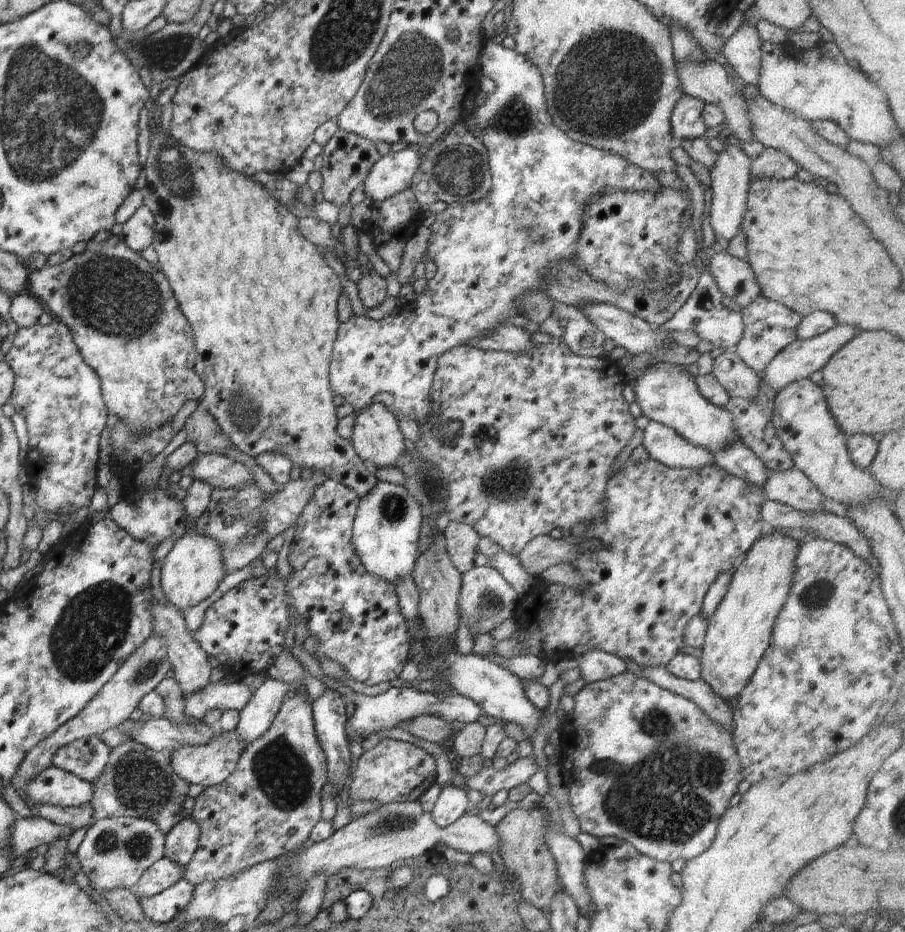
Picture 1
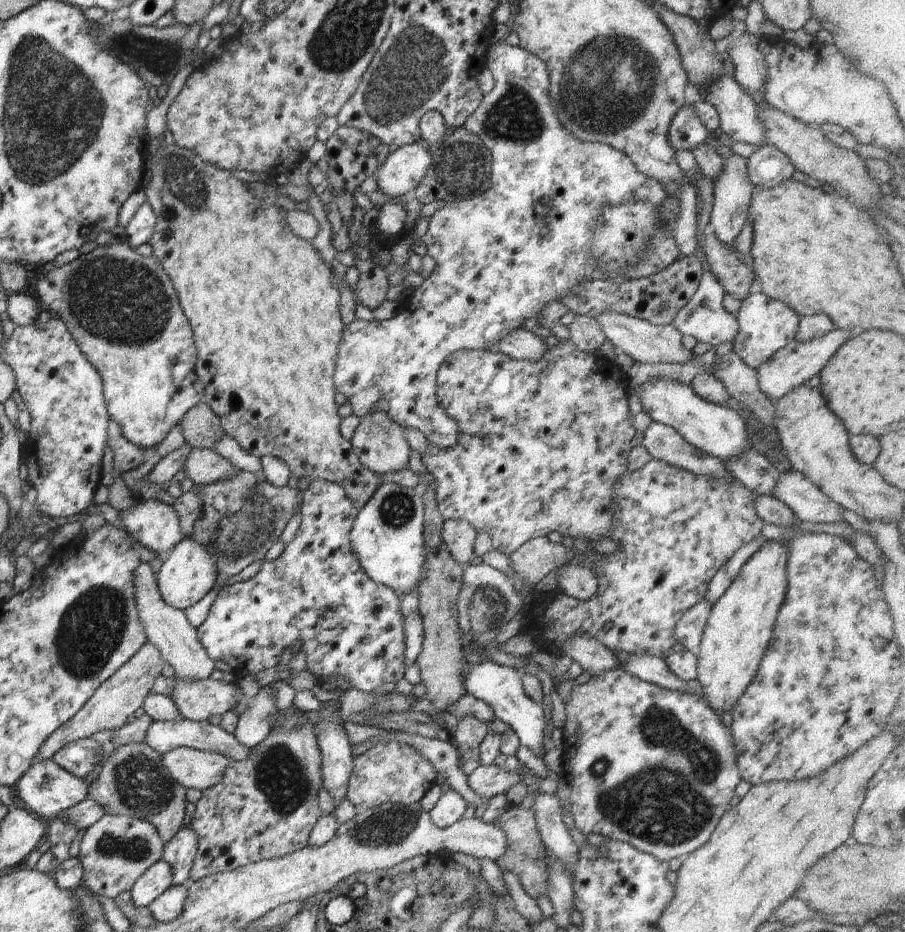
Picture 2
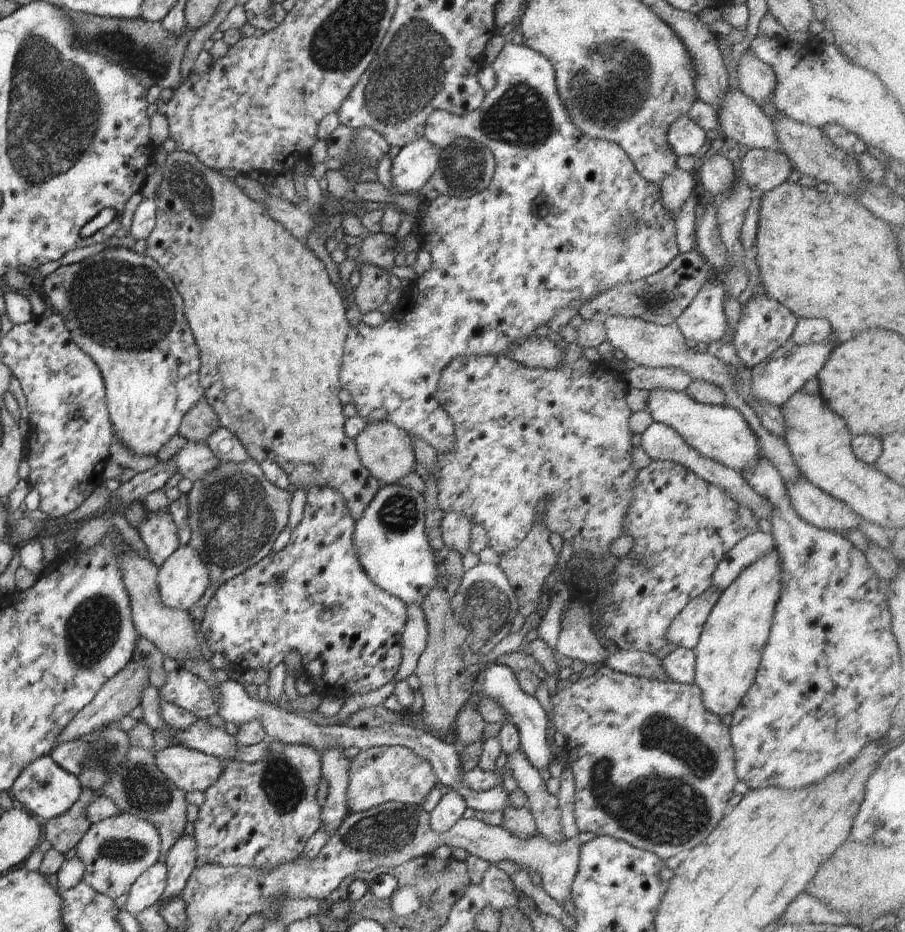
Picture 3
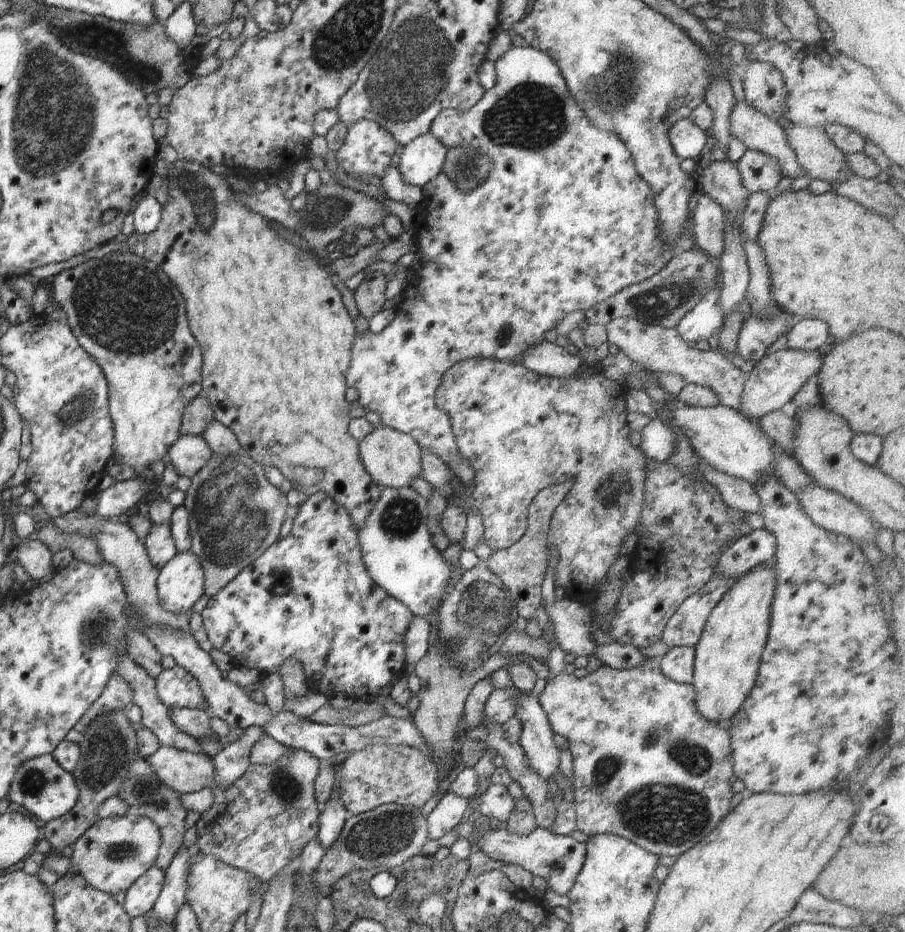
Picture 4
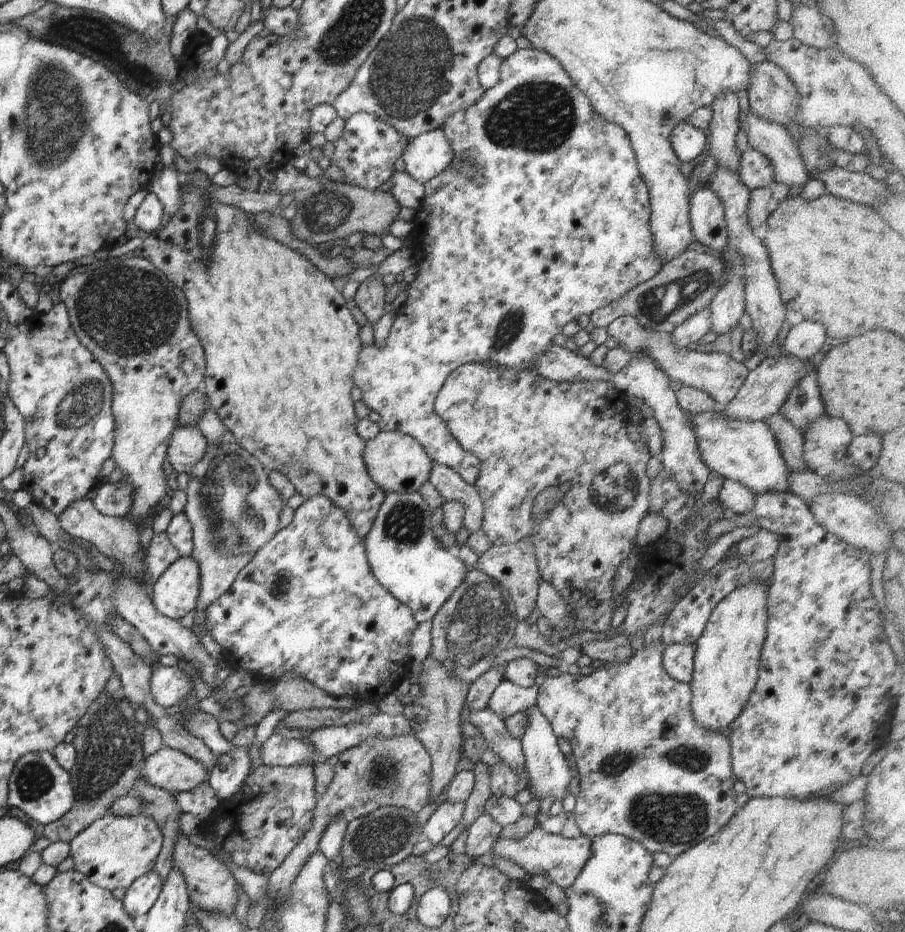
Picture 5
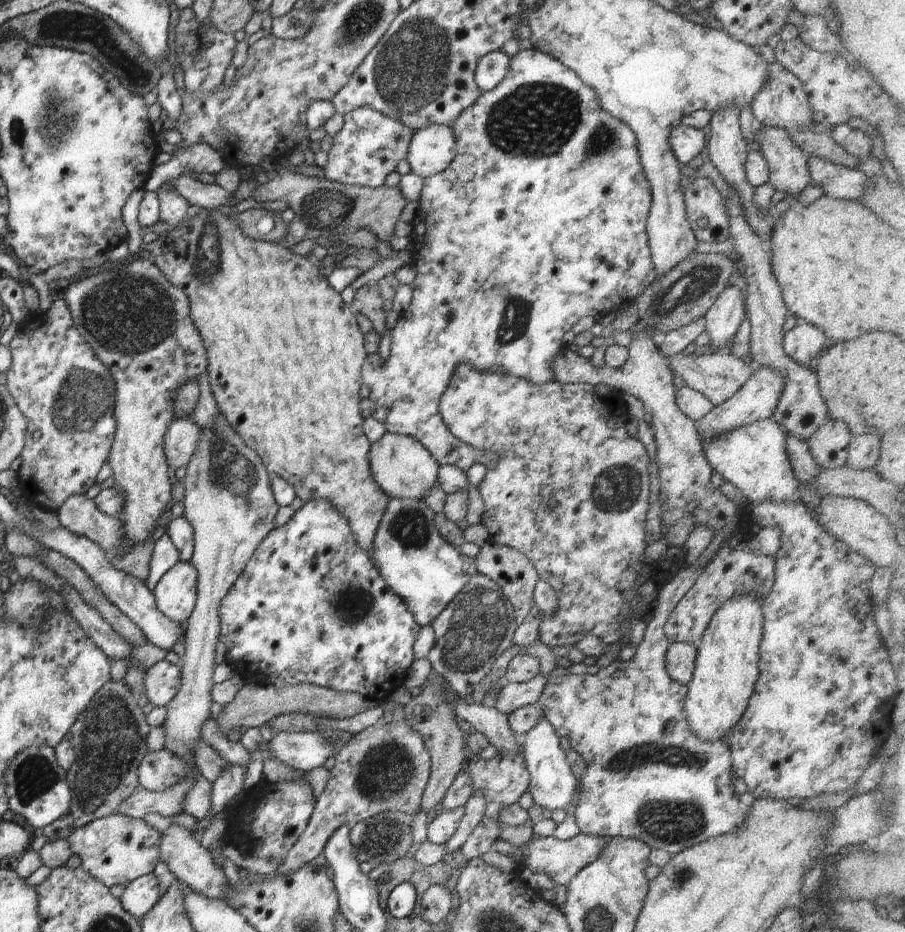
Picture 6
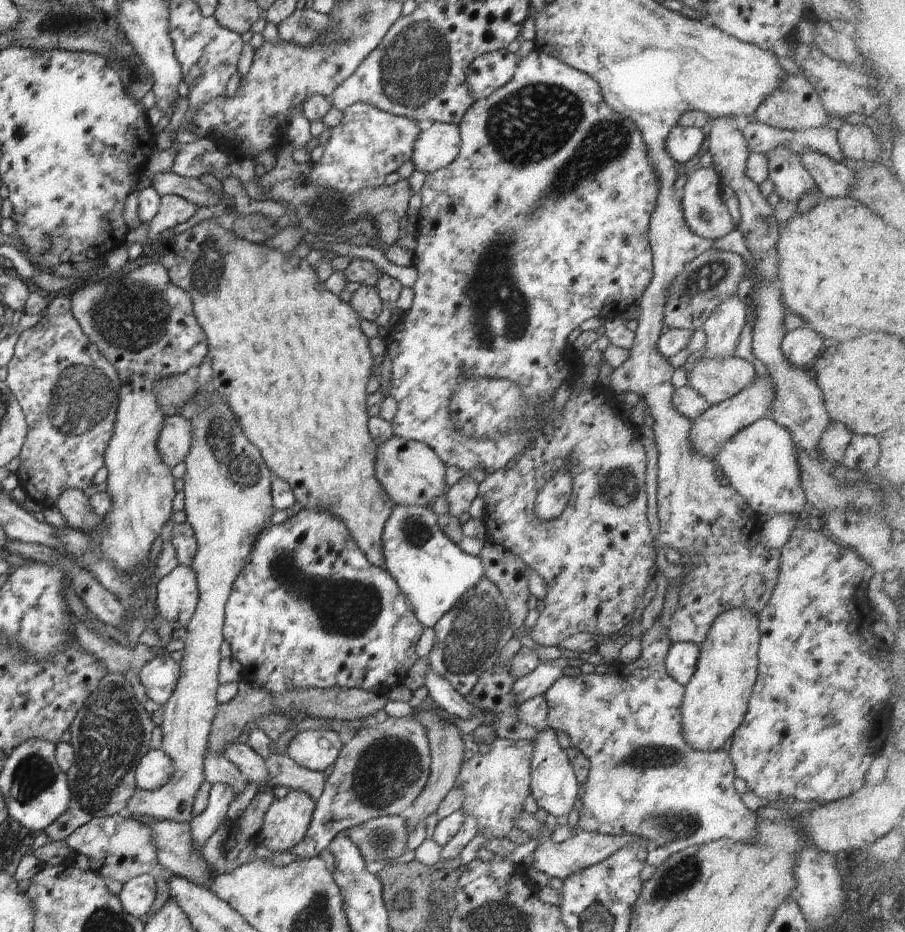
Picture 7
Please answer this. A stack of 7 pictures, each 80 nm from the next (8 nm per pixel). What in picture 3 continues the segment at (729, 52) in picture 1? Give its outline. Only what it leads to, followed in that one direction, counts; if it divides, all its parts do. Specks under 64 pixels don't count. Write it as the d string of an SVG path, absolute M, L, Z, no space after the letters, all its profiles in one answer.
M746 49L736 68L739 89L758 106L771 102L772 91L776 88L776 75L769 64L758 60Z

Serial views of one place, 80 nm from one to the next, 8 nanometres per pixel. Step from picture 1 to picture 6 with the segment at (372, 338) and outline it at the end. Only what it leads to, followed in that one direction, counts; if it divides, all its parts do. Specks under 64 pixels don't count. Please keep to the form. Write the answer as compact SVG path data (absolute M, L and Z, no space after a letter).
M537 49L520 50L510 60L508 72L504 80L490 92L483 92L475 103L464 110L458 120L452 124L452 134L456 140L457 154L452 163L440 174L424 178L422 193L420 194L420 209L412 221L414 232L412 239L414 248L410 252L411 261L417 270L417 276L412 282L412 303L407 310L391 318L392 345L388 360L383 360L379 354L367 354L360 381L362 385L370 388L369 399L377 407L388 408L386 416L387 433L398 436L410 436L424 444L424 448L434 456L434 460L441 466L453 465L467 473L474 464L482 464L487 469L495 468L500 454L486 449L476 449L470 444L462 442L448 430L444 423L438 406L444 390L448 388L454 372L461 365L470 365L478 372L499 370L510 376L516 376L530 384L548 384L556 382L552 366L554 356L563 351L562 338L567 331L581 318L586 316L598 317L602 310L607 310L613 300L621 300L624 306L630 300L642 294L656 279L656 272L651 260L651 251L648 246L647 220L652 205L652 192L650 182L644 174L638 140L636 134L630 130L628 124L608 116L606 110L598 106L598 98L584 80L555 60L551 55Z

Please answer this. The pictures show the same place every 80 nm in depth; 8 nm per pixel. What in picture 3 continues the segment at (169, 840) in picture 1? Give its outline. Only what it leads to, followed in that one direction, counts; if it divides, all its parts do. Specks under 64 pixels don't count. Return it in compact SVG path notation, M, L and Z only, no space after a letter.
M182 835L165 856L168 868L167 885L158 903L167 903L168 899L178 896L184 890L189 876L197 864L197 842L193 835Z

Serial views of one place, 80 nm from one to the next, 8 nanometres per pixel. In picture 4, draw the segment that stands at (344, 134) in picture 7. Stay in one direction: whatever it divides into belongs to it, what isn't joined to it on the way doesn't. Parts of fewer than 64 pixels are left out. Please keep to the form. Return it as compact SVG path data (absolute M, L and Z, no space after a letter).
M368 119L359 120L348 128L344 144L337 150L336 161L340 162L348 175L354 174L356 180L358 176L360 182L370 184L370 179L374 176L382 178L396 150L397 142L393 136L385 128Z

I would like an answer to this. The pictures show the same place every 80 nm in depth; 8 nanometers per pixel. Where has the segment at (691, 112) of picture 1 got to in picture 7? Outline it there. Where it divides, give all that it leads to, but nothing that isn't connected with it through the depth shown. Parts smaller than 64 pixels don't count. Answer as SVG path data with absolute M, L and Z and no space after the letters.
M675 125L664 140L668 156L678 164L694 158L702 146L706 146L706 139L701 130L695 127Z

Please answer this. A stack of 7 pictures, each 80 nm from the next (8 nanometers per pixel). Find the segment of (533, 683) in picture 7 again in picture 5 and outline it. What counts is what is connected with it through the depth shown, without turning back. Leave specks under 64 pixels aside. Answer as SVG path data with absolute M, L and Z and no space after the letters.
M504 678L494 689L487 708L506 720L509 716L534 706L538 693L539 688L536 684L524 688Z

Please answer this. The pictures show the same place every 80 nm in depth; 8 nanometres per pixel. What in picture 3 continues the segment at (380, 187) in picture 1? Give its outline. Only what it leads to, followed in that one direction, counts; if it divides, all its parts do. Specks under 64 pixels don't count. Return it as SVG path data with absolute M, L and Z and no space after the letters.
M424 136L404 145L391 160L391 183L402 194L418 194L438 168L439 150Z

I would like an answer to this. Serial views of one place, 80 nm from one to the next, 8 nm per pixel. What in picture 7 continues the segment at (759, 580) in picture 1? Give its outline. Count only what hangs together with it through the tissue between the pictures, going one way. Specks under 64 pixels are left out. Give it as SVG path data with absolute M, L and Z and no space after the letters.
M748 608L726 610L711 625L681 707L684 740L695 750L720 750L743 724L757 680L759 639L757 614Z

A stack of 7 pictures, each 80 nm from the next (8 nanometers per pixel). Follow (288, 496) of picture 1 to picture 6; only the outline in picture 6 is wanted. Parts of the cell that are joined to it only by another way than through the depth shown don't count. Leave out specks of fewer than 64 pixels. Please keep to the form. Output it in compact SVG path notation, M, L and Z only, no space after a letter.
M218 414L218 420L212 428L200 428L198 448L186 466L186 477L182 482L183 517L192 526L194 534L191 564L198 576L197 602L186 624L188 628L185 631L179 663L180 687L176 696L166 704L168 716L162 726L166 736L165 749L184 760L190 766L192 774L166 790L136 790L118 806L115 814L143 819L148 813L169 817L184 812L182 806L186 792L196 784L199 772L192 750L198 742L202 742L204 724L212 716L211 707L214 701L210 693L214 686L212 676L216 668L215 649L220 638L218 610L260 542L275 528L274 518L279 507L274 502L270 478L271 474L264 467L260 456L244 444L238 432L228 424L224 414Z

